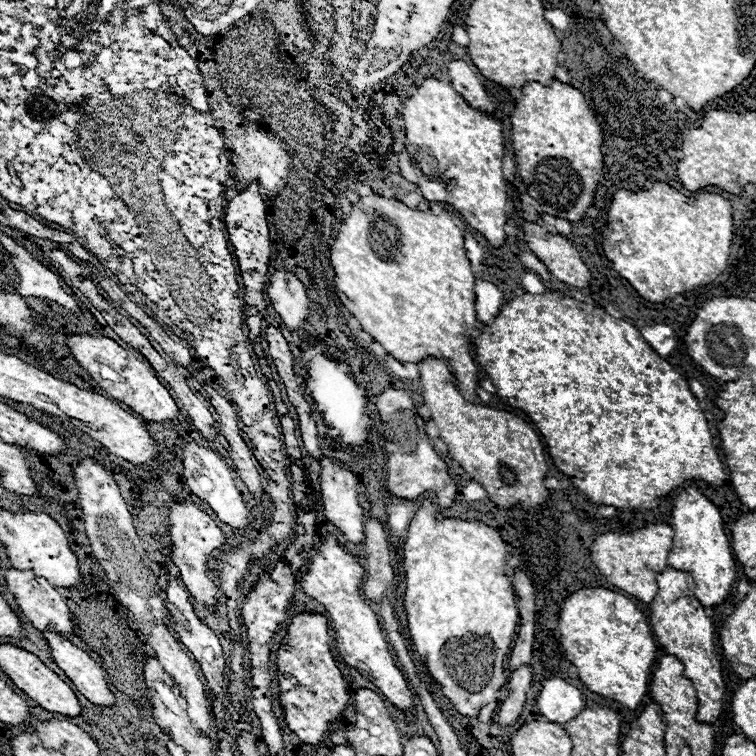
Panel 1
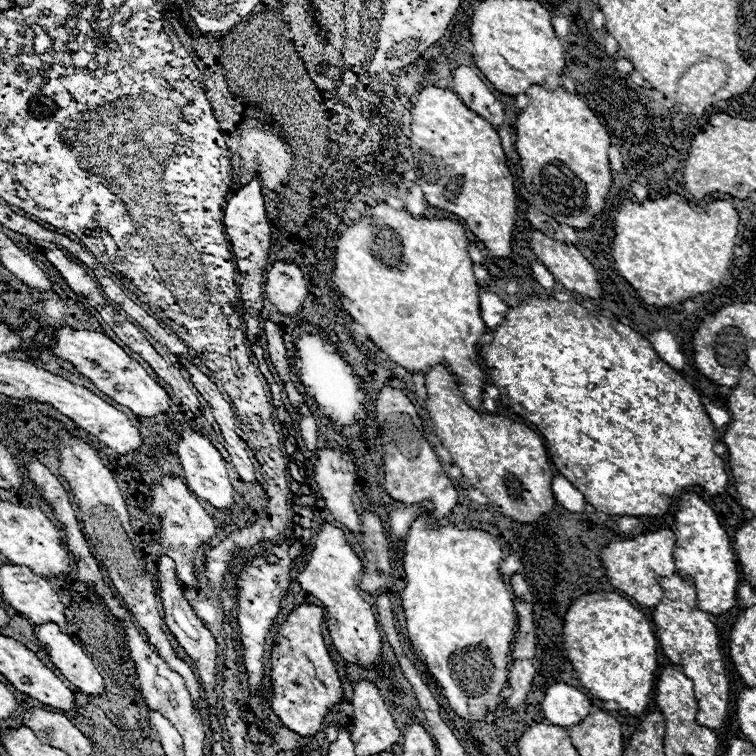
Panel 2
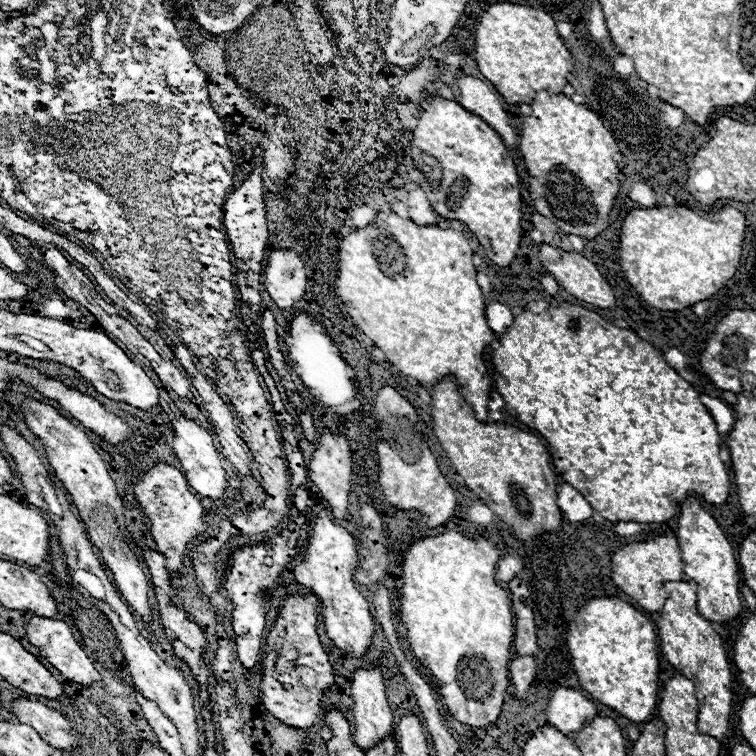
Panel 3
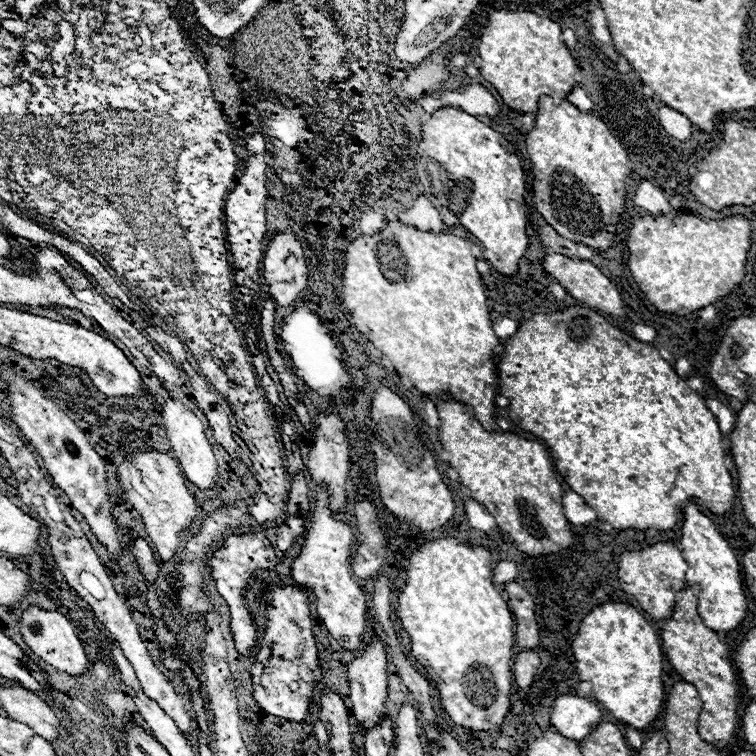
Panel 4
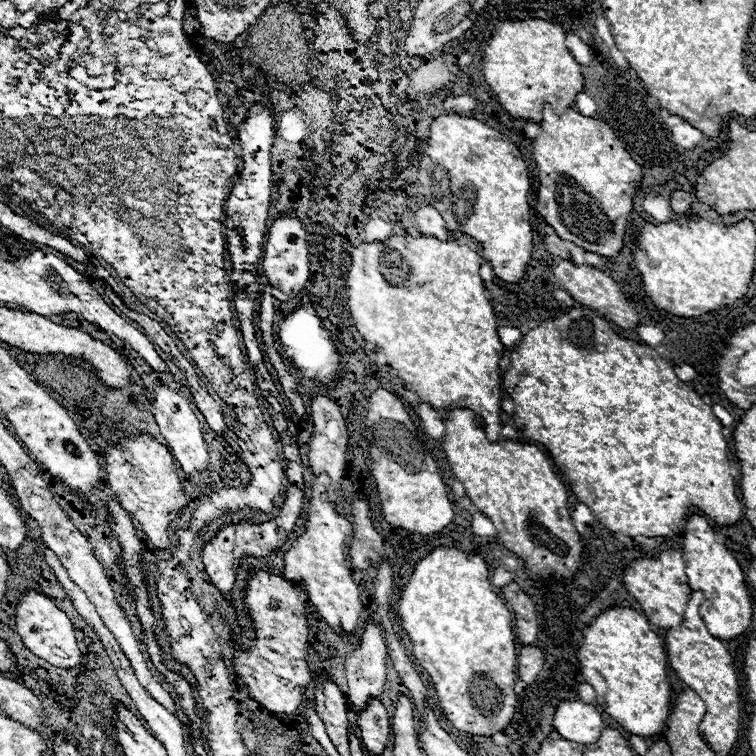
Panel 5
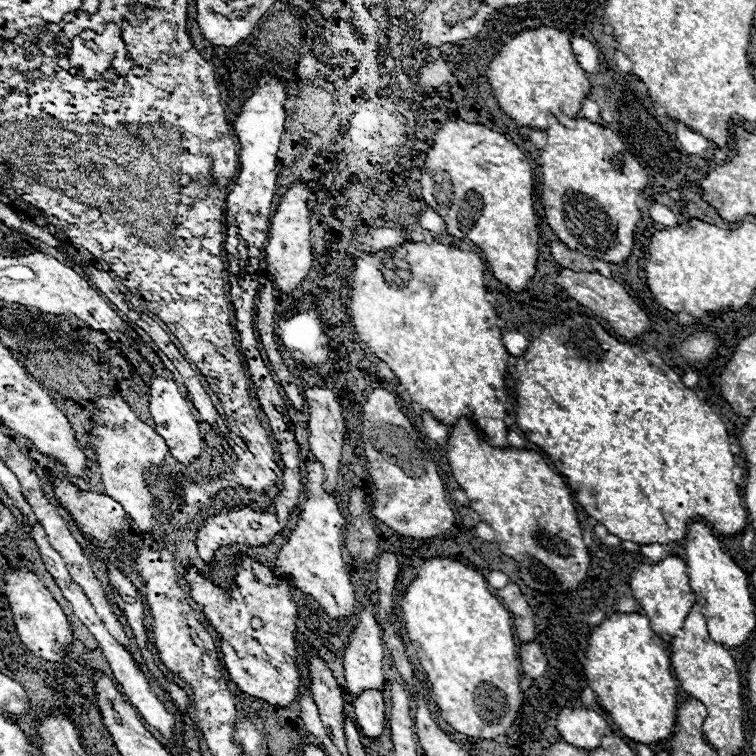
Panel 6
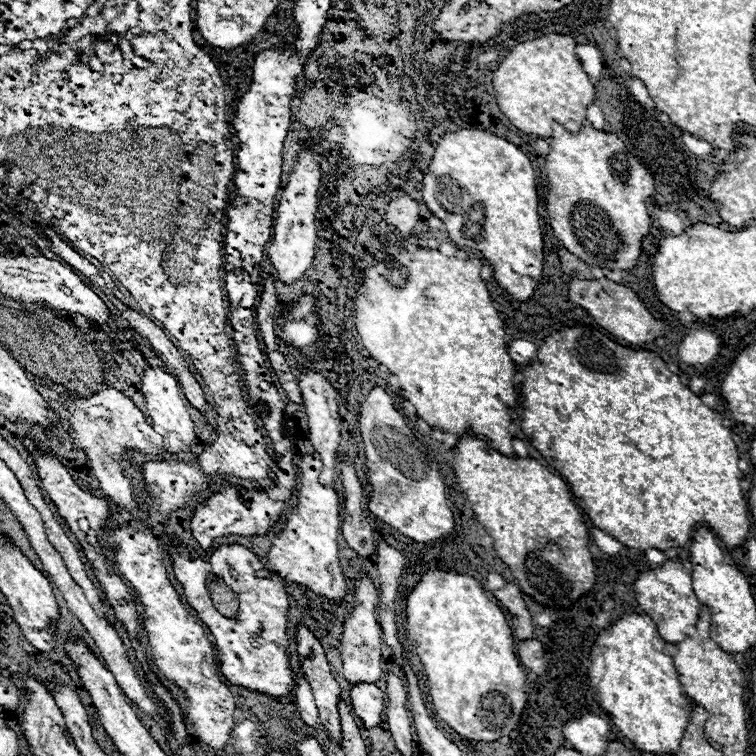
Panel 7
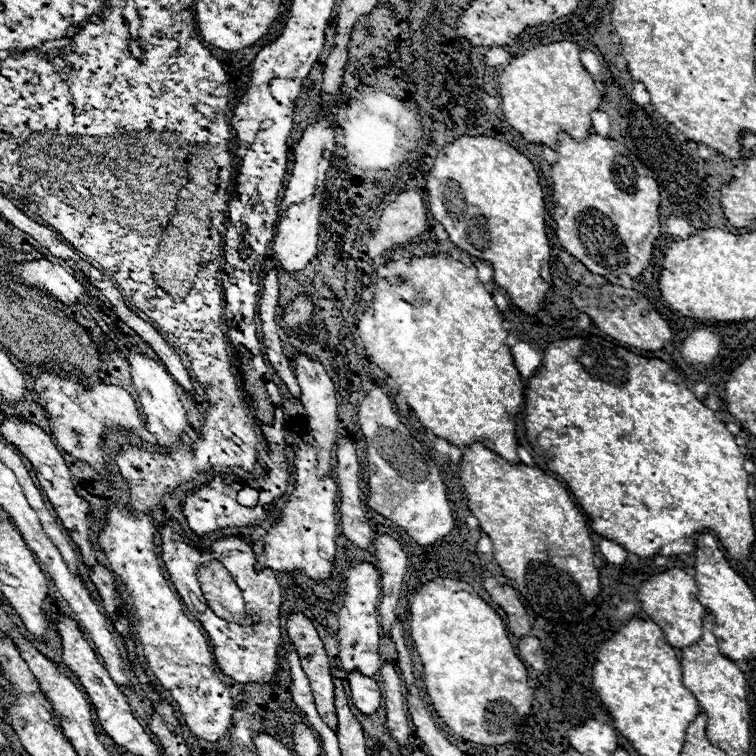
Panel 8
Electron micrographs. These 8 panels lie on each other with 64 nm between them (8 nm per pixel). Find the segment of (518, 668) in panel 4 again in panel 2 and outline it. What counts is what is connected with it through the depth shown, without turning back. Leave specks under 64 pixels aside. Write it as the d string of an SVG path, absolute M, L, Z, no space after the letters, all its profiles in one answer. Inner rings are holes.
M514 660L510 666L510 678L508 678L508 686L514 690L506 704L508 708L516 708L518 704L522 704L530 692L532 686L532 678L534 678L534 666L530 660Z

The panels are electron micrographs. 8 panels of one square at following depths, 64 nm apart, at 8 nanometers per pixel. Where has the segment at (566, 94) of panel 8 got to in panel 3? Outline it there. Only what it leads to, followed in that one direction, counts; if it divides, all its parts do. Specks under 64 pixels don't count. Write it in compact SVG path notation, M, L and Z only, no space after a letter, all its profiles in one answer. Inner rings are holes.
M492 4L482 14L476 26L476 62L478 62L478 70L482 72L482 76L494 84L494 88L500 92L500 96L508 104L514 104L514 106L518 104L530 106L536 92L540 90L552 92L552 96L556 96L556 92L562 94L564 86L568 84L568 76L574 70L572 54L568 52L562 38L558 36L556 22L552 20L552 16L536 8L518 6L518 4Z

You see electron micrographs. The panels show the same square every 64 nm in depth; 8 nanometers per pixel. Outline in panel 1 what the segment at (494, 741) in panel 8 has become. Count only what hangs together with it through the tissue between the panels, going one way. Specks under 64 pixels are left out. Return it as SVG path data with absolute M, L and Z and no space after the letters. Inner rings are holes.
M428 498L422 502L420 510L416 512L416 516L412 518L410 526L408 526L408 538L404 542L404 570L406 570L406 594L404 594L404 608L406 608L406 616L408 616L408 632L410 632L410 638L412 638L412 644L418 652L418 656L422 658L422 662L426 664L430 676L440 684L442 688L442 694L456 706L456 710L462 714L462 716L468 716L468 718L478 718L480 714L480 708L490 704L490 702L496 702L498 700L498 692L500 688L506 684L508 680L508 670L506 670L506 660L508 660L508 654L510 654L510 646L512 646L512 640L516 636L516 628L518 628L518 612L516 612L516 594L512 590L512 584L506 576L506 548L504 548L504 542L500 538L500 534L480 522L470 522L470 520L458 520L458 518L438 518L438 512L436 512L436 504Z

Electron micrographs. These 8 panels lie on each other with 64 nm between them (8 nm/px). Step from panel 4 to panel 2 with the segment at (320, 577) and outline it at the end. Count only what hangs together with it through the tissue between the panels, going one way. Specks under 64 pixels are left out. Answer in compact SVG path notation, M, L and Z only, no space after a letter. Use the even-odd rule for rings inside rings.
M324 520L316 528L310 560L300 568L296 580L300 582L300 586L306 592L316 596L322 602L324 610L328 612L328 616L326 616L328 632L330 632L330 638L336 646L336 650L340 652L340 656L346 658L348 662L356 662L366 668L374 668L374 666L380 666L378 656L380 656L382 642L380 642L376 616L374 616L370 604L360 596L358 578L356 578L360 574L362 574L362 562L356 556L356 552L352 550L352 546L348 544L344 530L332 526L330 522Z

